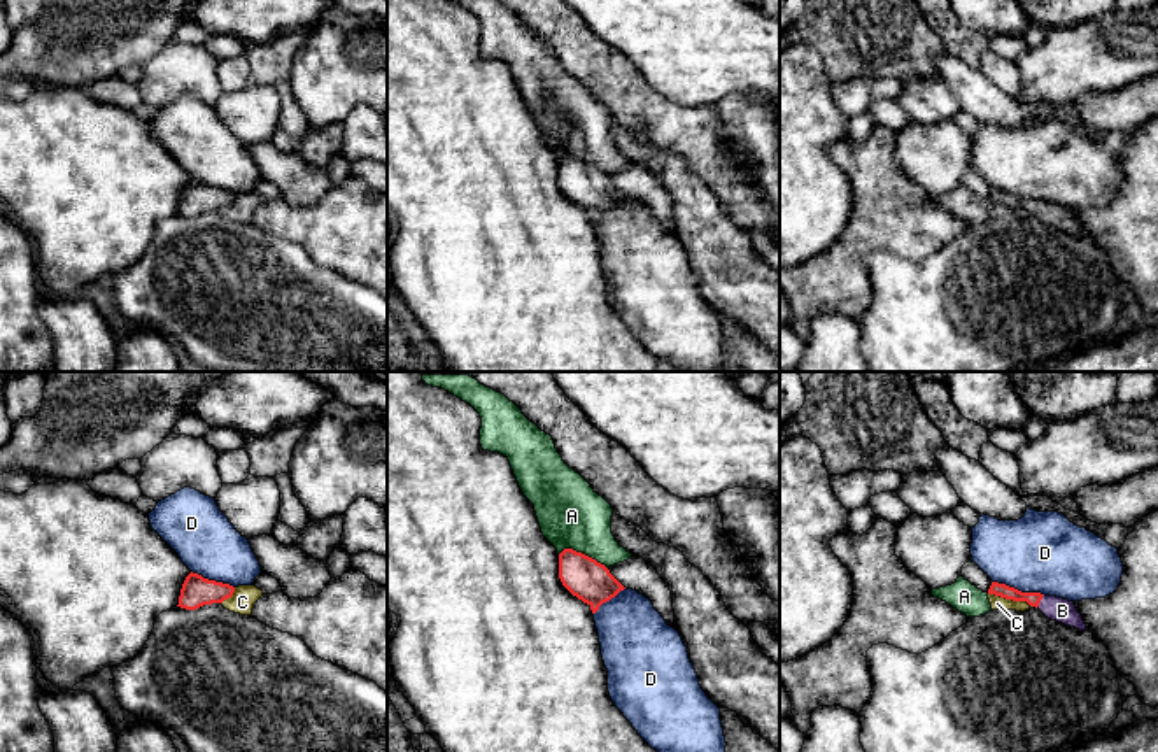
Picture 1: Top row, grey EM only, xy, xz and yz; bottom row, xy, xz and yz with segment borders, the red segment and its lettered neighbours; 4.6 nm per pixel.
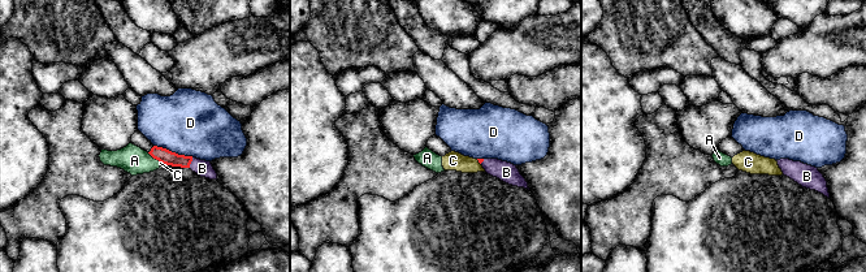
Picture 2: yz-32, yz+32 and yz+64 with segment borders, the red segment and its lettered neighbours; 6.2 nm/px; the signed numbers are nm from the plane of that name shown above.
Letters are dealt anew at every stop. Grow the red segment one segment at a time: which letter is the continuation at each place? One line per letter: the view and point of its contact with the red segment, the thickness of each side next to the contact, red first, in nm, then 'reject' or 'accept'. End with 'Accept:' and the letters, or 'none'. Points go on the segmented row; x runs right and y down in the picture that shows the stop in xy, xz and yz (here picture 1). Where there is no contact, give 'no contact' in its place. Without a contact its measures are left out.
A: contact xz (584, 554); calibres 190 and 300 nm; reject
B: contact yz (1039, 602); calibres 60 and 110 nm; accept
C: contact yz (1009, 598); calibres 60 and 60 nm; reject
D: contact yz (1016, 589); calibres 60 and 380 nm; reject
Accept: B

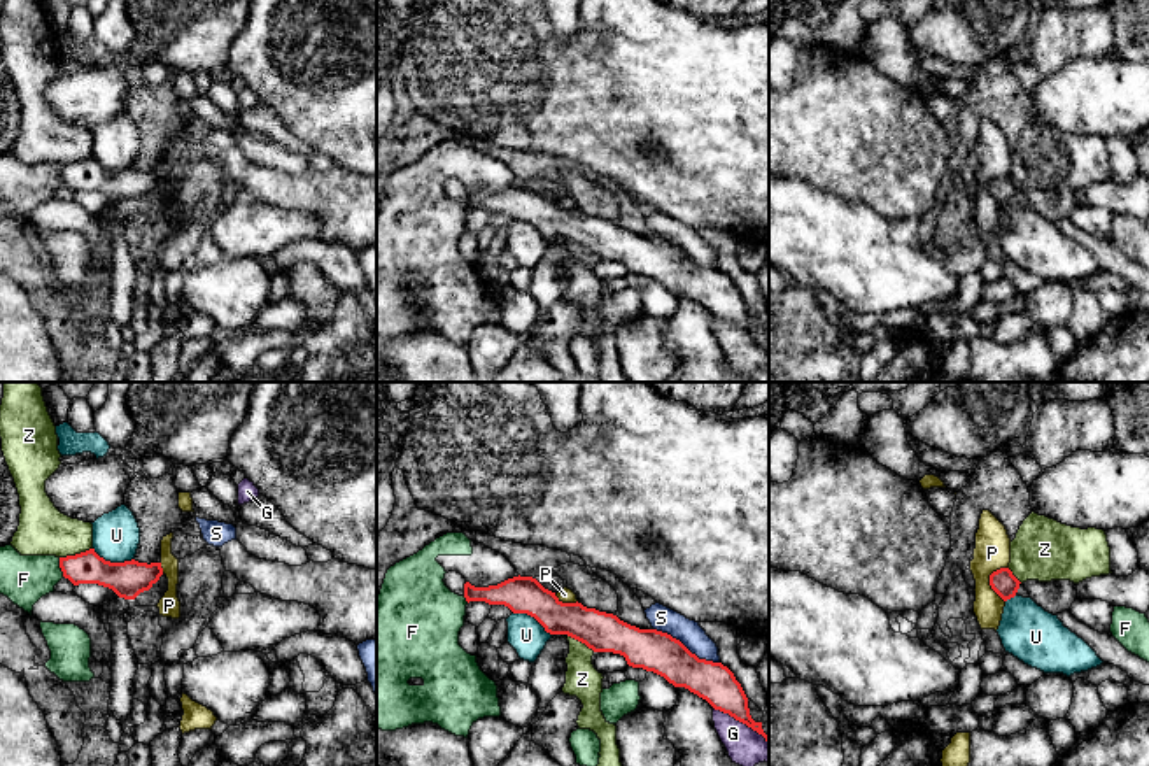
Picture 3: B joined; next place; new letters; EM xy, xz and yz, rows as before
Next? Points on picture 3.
F: contact xy (60, 567); calibres 150 and 220 nm; reject
G: contact xz (741, 721); calibres 180 and 170 nm; reject
P: contact yz (990, 584); calibres 120 and 160 nm; reject
S: contact xz (685, 647); calibres 190 and 120 nm; reject
U: contact xy (112, 563); calibres 170 and 220 nm; reject
Z: contact xy (76, 554); calibres 150 and 220 nm; reject
Accept: none

